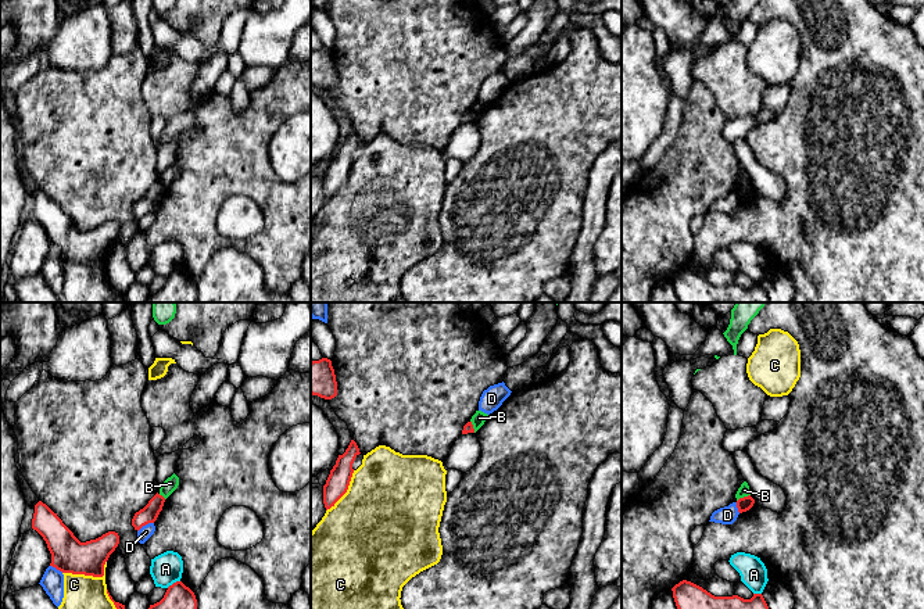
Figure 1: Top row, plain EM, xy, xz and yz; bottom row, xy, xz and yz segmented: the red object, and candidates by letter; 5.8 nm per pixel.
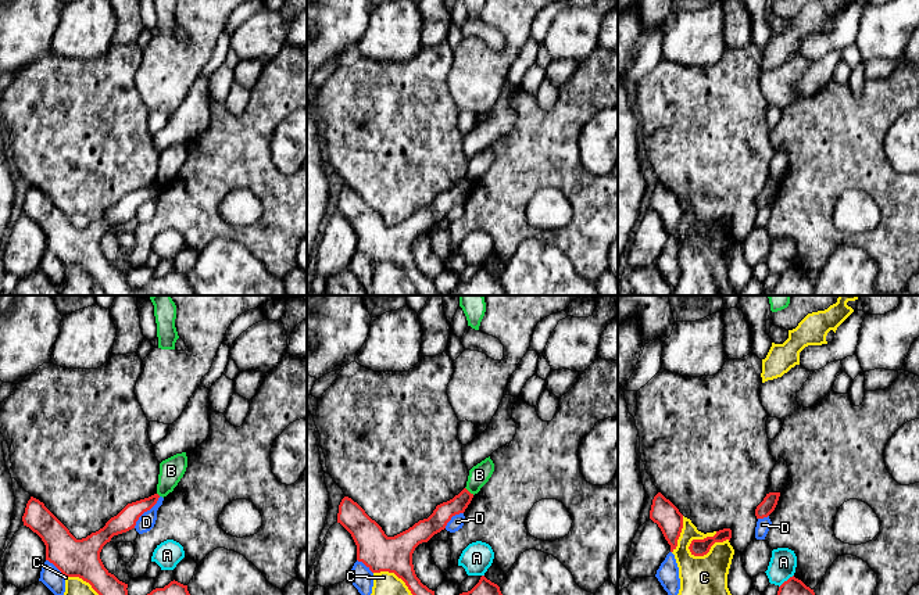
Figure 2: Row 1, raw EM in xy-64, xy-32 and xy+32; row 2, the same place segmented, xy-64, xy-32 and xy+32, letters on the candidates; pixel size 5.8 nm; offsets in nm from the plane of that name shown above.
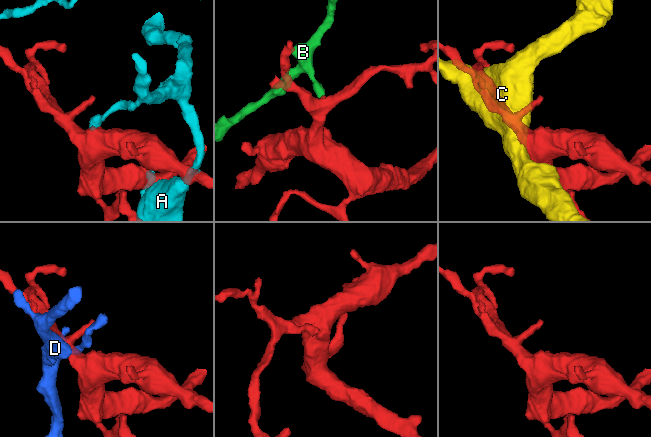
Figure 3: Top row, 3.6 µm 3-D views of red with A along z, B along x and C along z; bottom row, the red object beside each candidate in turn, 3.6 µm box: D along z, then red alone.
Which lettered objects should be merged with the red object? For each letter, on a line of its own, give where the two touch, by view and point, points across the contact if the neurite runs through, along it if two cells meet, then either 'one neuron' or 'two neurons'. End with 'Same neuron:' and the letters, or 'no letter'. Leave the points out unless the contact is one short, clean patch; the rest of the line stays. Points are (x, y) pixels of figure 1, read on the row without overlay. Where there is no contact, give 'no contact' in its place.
A: xy (174, 272) | two neurons
B: yz (744, 186) | along yz (749, 183), (737, 190) | two neurons
C: xy (89, 264) | two neurons
D: xy (144, 214) | two neurons
Same neuron: no letter

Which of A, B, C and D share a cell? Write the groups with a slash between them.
A / B / C / D

